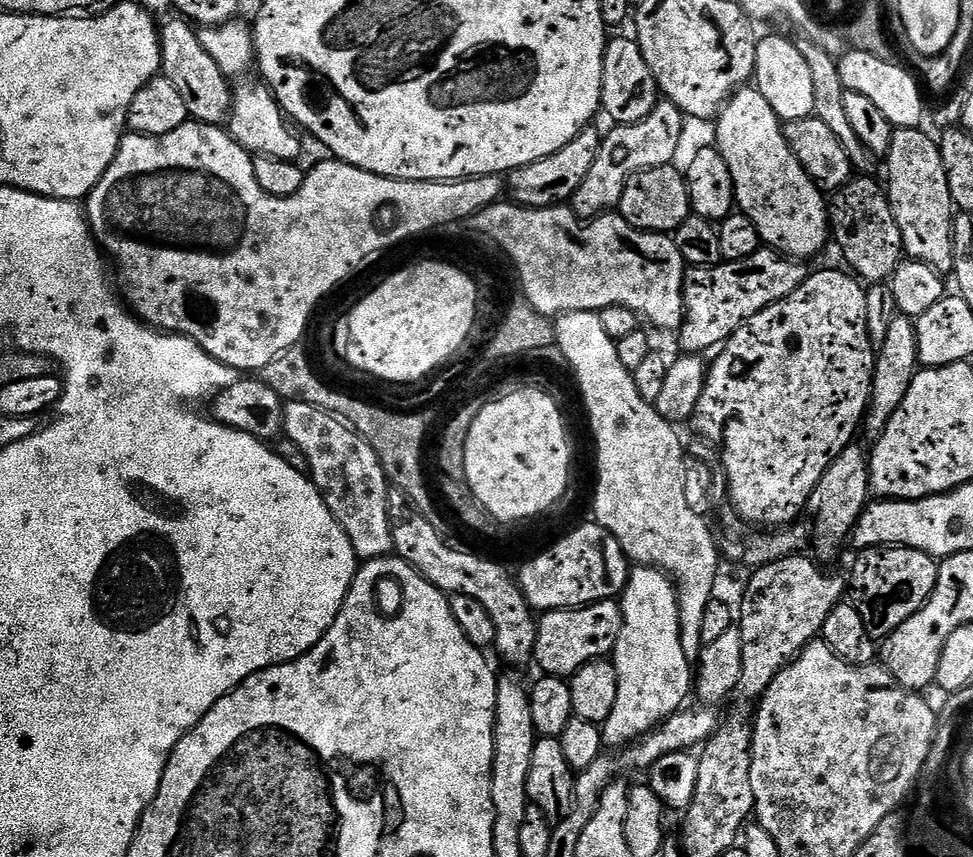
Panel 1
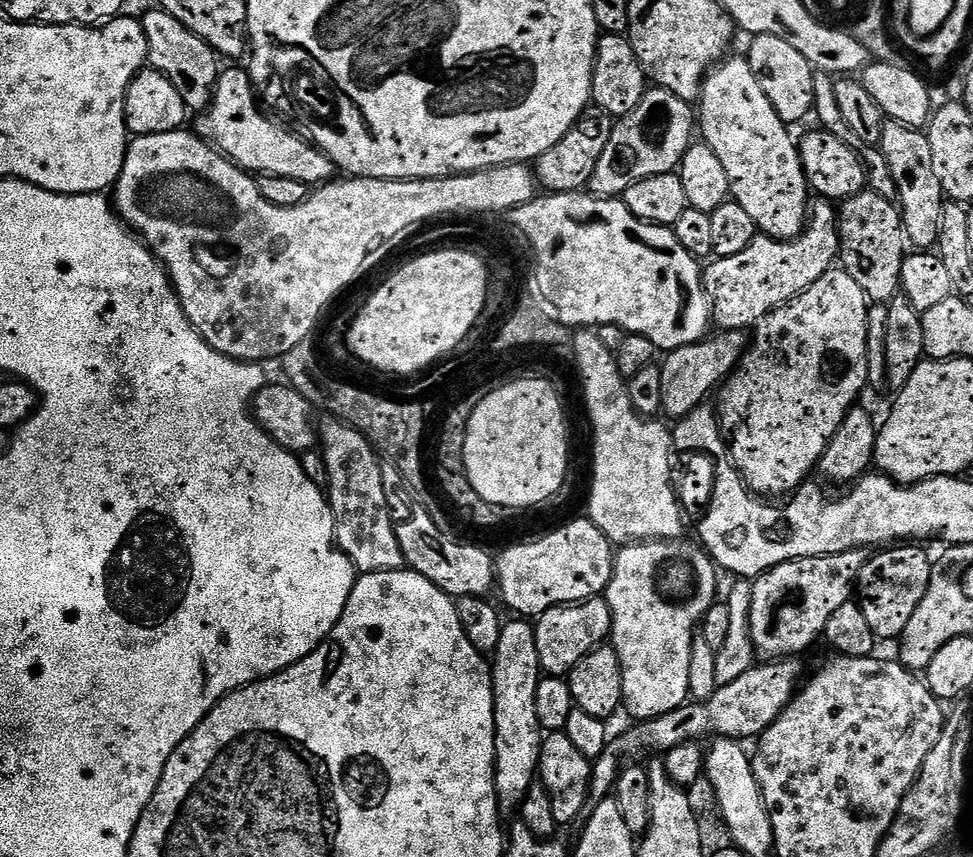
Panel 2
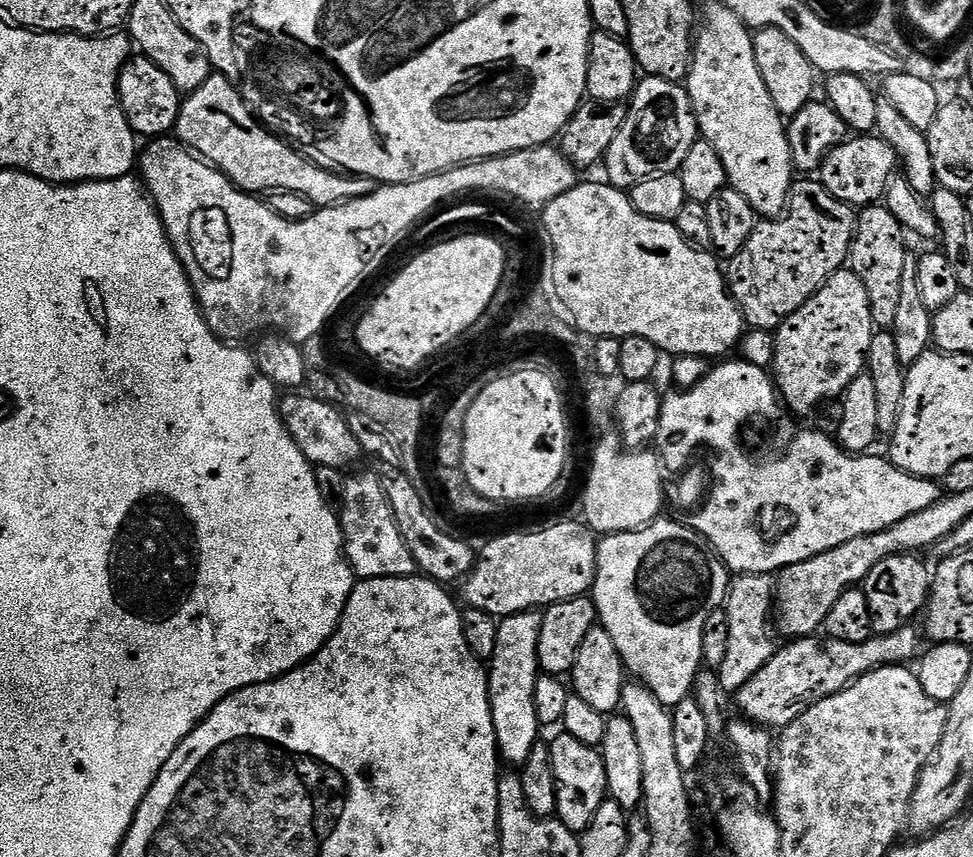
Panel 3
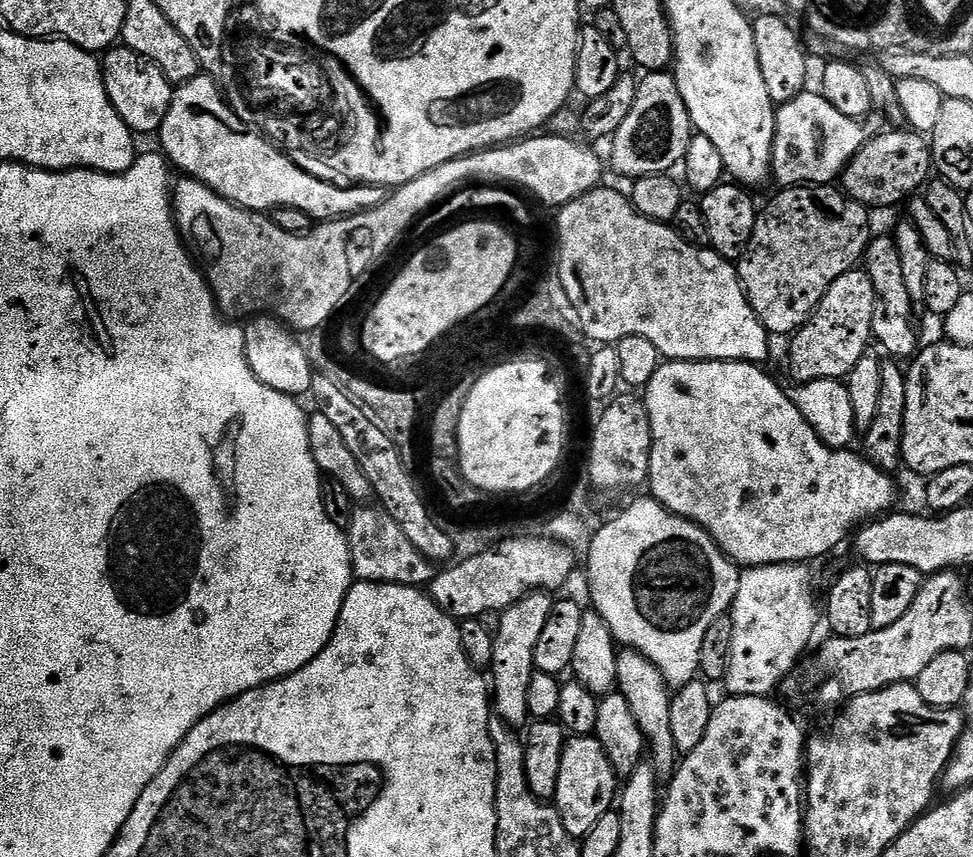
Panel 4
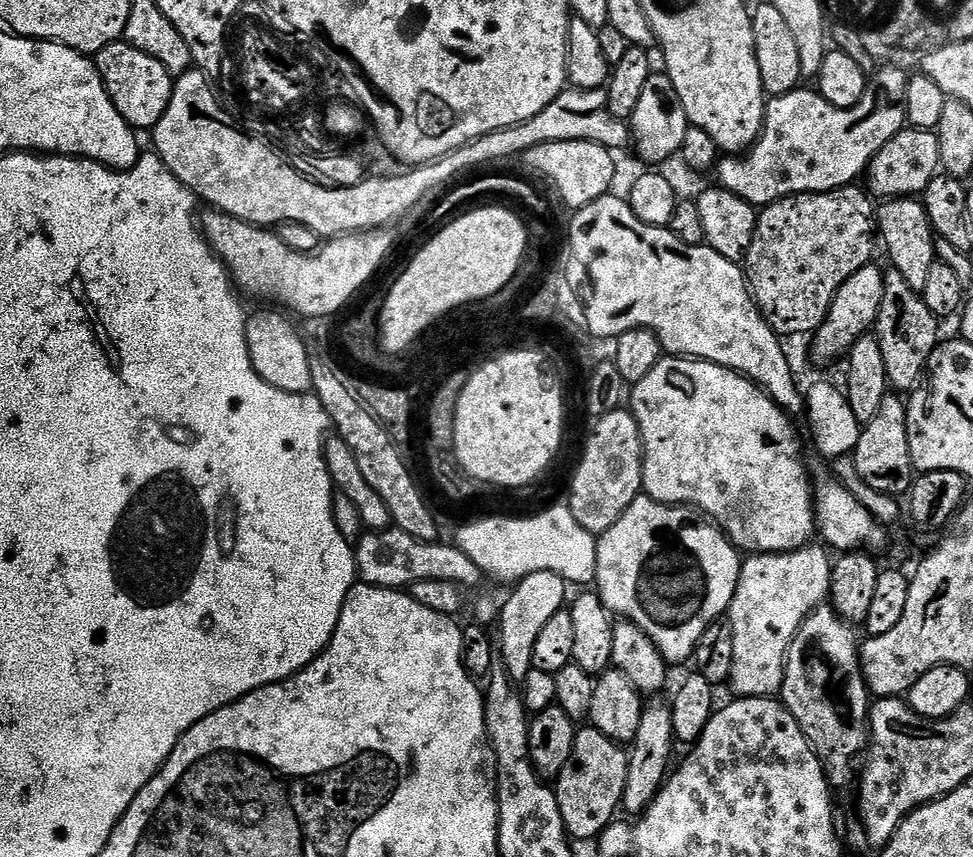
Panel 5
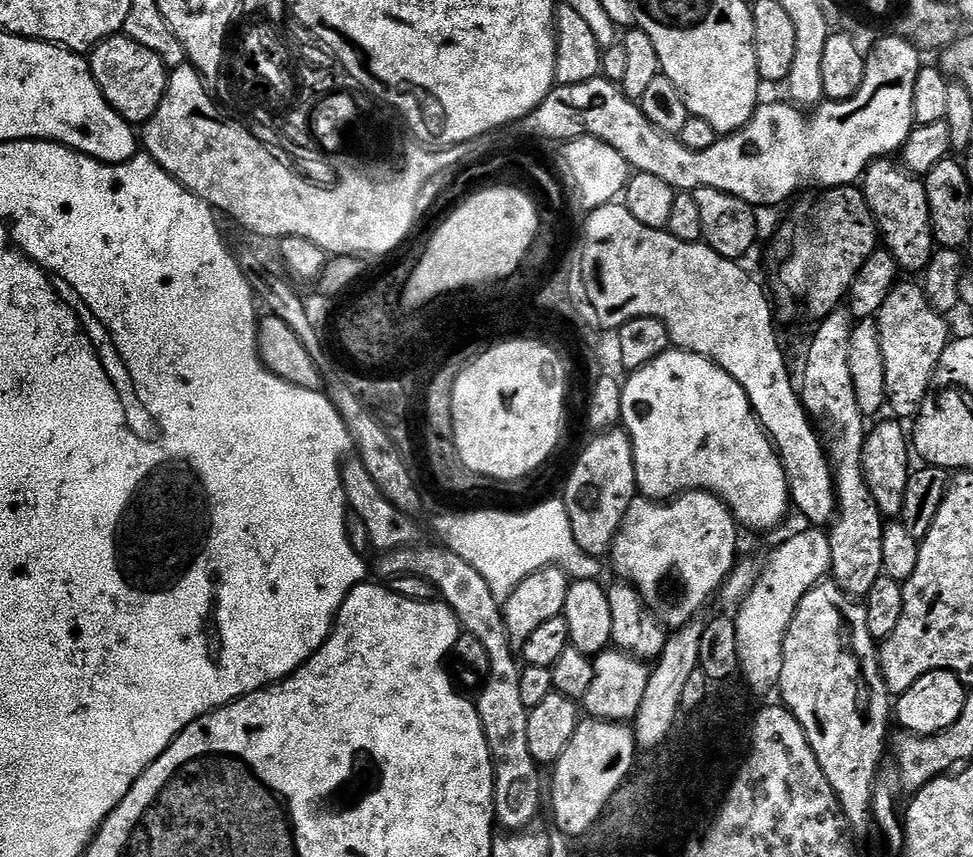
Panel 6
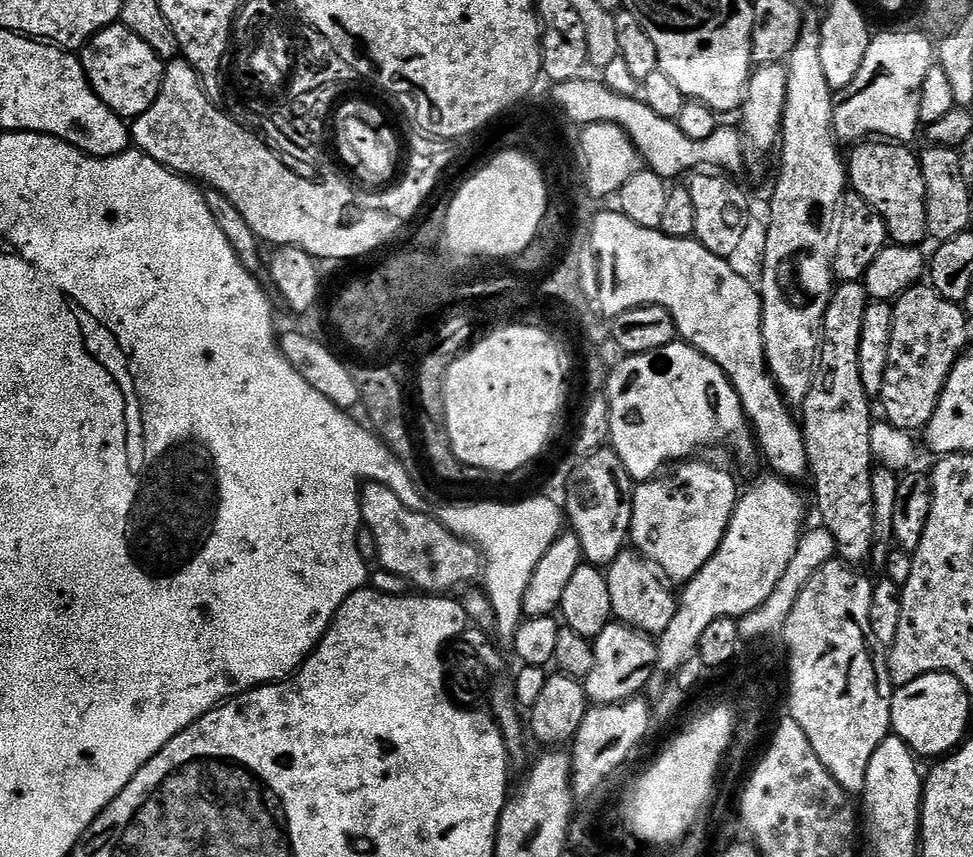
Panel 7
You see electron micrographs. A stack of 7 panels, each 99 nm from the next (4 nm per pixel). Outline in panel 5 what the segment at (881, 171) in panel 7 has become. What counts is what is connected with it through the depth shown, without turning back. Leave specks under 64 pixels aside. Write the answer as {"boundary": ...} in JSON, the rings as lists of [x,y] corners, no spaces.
{"boundary":[[[897,196],[895,200],[883,201],[875,209],[874,219],[882,248],[888,251],[888,260],[892,263],[889,265],[898,274],[902,274],[902,278],[906,278],[906,282],[913,290],[923,293],[930,266],[938,263],[936,259],[938,237],[932,230],[932,223],[923,203],[911,196]]]}

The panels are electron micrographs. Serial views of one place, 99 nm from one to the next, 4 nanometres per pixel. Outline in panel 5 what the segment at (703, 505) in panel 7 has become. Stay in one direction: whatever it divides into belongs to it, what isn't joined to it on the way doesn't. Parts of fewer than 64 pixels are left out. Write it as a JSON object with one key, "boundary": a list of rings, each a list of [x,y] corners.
{"boundary":[[[638,495],[634,502],[630,502],[626,514],[622,514],[622,518],[618,518],[610,530],[598,537],[596,549],[598,562],[594,588],[602,602],[609,612],[642,629],[672,666],[691,658],[700,639],[704,635],[705,639],[717,623],[715,620],[727,613],[738,586],[741,553],[718,525],[691,506],[659,504],[649,496]]]}

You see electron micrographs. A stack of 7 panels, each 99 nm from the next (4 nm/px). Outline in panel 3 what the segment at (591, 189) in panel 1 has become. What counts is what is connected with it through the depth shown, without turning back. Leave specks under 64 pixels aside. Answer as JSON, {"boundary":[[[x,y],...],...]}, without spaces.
{"boundary":[[[645,75],[630,97],[626,122],[622,122],[618,138],[610,142],[610,150],[604,155],[602,168],[608,171],[607,183],[613,188],[630,190],[646,178],[679,173],[697,138],[696,111],[692,109],[687,87],[675,80]]]}

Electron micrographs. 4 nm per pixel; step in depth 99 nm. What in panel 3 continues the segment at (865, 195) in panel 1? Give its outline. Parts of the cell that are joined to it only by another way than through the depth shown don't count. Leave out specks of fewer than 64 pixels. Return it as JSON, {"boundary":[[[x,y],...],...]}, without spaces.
{"boundary":[[[883,203],[859,209],[856,232],[852,236],[850,271],[862,278],[862,286],[866,286],[866,298],[870,298],[873,325],[880,330],[891,330],[898,311],[898,301],[902,294],[902,270],[906,270],[906,262],[910,259],[904,239],[904,228]]]}

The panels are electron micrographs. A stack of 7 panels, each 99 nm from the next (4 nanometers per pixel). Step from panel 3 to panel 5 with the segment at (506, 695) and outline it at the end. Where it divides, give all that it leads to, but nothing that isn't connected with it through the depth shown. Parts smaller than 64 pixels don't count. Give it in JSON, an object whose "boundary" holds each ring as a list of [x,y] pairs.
{"boundary":[[[535,572],[525,580],[519,581],[516,588],[503,601],[500,609],[498,629],[498,654],[504,658],[503,669],[512,677],[513,681],[523,682],[526,674],[530,674],[534,662],[534,642],[546,621],[554,618],[565,607],[570,596],[569,585],[556,572]]]}

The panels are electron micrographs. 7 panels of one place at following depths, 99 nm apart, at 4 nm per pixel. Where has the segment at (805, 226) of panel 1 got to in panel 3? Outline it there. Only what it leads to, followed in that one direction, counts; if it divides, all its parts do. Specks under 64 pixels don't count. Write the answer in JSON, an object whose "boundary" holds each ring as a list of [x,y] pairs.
{"boundary":[[[716,2],[716,5],[705,16],[703,13],[702,23],[695,33],[694,55],[686,77],[686,87],[688,89],[688,97],[692,103],[692,109],[696,111],[696,126],[699,135],[703,139],[708,140],[710,146],[714,146],[714,150],[718,150],[718,158],[722,158],[722,166],[726,166],[728,184],[734,190],[738,190],[738,194],[742,194],[742,198],[746,198],[746,202],[750,202],[750,206],[754,206],[757,217],[775,218],[784,215],[788,207],[788,193],[791,192],[794,183],[794,169],[792,166],[792,155],[790,154],[786,120],[785,117],[780,115],[780,111],[774,106],[774,102],[770,102],[770,90],[766,90],[766,82],[762,82],[762,74],[758,74],[758,62],[754,62],[752,38],[753,33],[747,24],[740,21],[738,14],[734,14],[729,8],[724,7],[723,3]]]}

